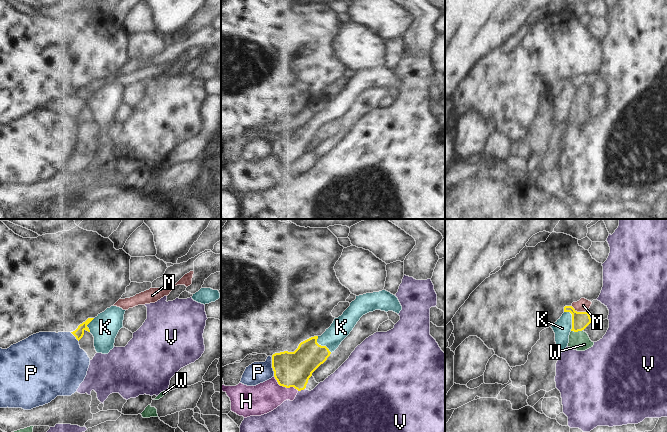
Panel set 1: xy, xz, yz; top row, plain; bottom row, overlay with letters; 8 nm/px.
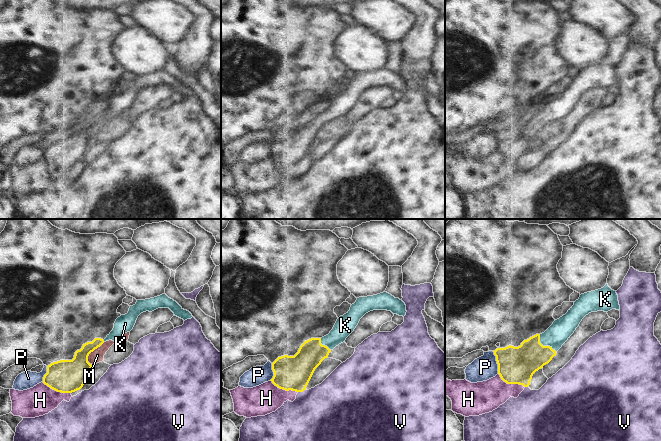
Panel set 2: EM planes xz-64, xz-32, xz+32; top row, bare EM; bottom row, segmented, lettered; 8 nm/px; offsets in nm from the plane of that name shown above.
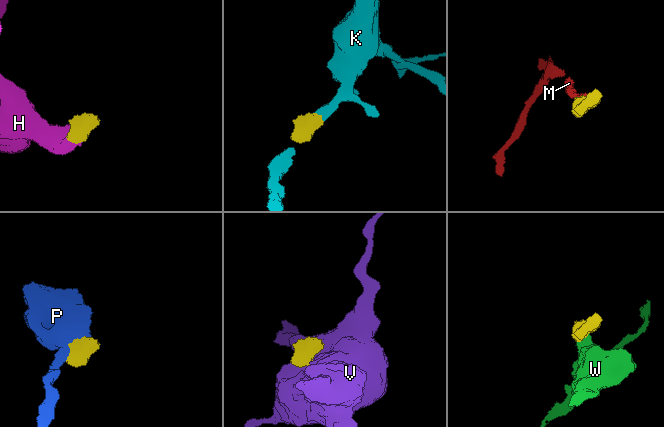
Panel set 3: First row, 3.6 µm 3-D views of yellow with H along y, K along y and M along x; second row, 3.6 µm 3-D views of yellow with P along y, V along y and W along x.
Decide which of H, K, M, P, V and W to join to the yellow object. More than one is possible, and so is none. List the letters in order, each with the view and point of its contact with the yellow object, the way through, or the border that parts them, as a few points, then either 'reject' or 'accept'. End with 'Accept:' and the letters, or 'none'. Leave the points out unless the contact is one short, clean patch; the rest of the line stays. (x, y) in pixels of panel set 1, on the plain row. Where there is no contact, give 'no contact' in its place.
H: meets yellow in xz at (285, 162); reject
K: meets yellow in yz at (572, 95); runs through yz (580, 96), (572, 95), (562, 104); accept
M: meets yellow in yz at (579, 88); border along yz (571, 81), (577, 87), (587, 88); reject
P: meets yellow in xz at (272, 143); reject
V: meets yellow in xz at (301, 165); border along xz (304, 164), (298, 167); reject
W: meets yellow in yz at (576, 107); border along yz (582, 105), (571, 107); reject
Accept: K

